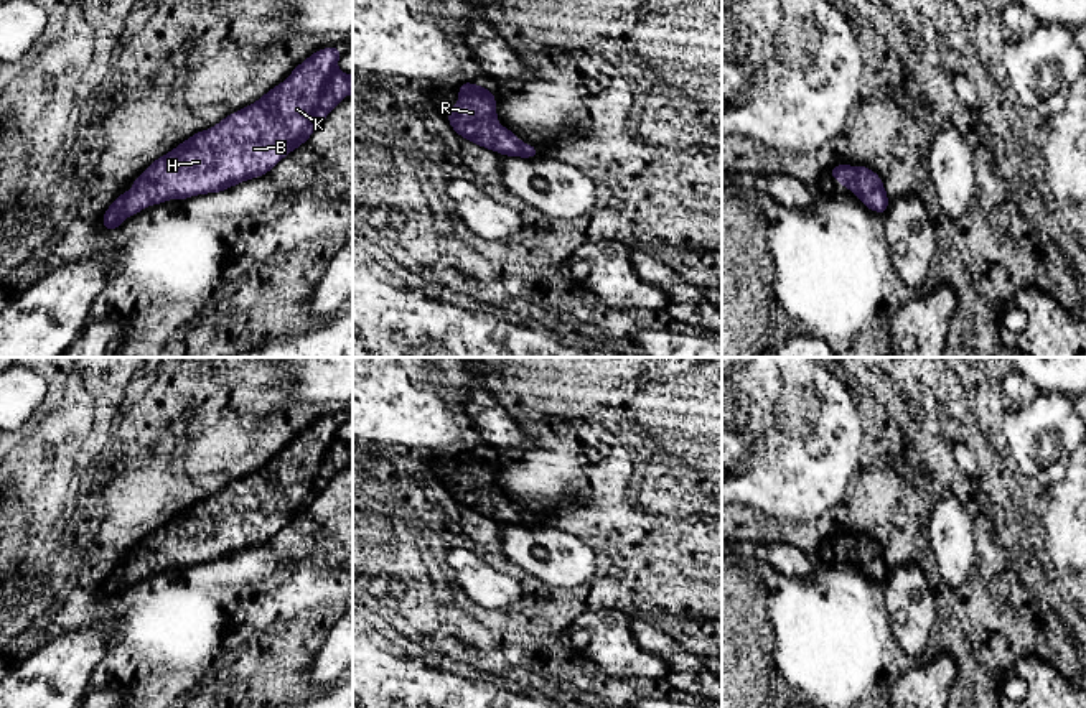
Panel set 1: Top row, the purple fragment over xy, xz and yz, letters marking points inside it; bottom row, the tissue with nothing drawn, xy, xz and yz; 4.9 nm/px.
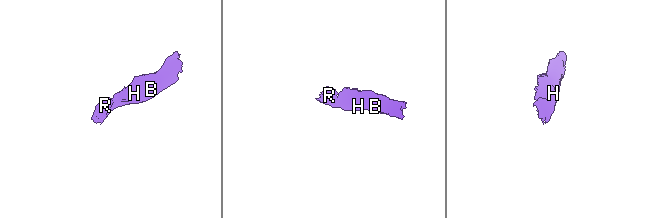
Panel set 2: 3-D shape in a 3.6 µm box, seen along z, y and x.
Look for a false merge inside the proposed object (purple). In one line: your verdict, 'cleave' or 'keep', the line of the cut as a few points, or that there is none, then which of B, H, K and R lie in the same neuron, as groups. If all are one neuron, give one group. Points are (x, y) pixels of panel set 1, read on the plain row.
keep; cut none; groups B H K R

